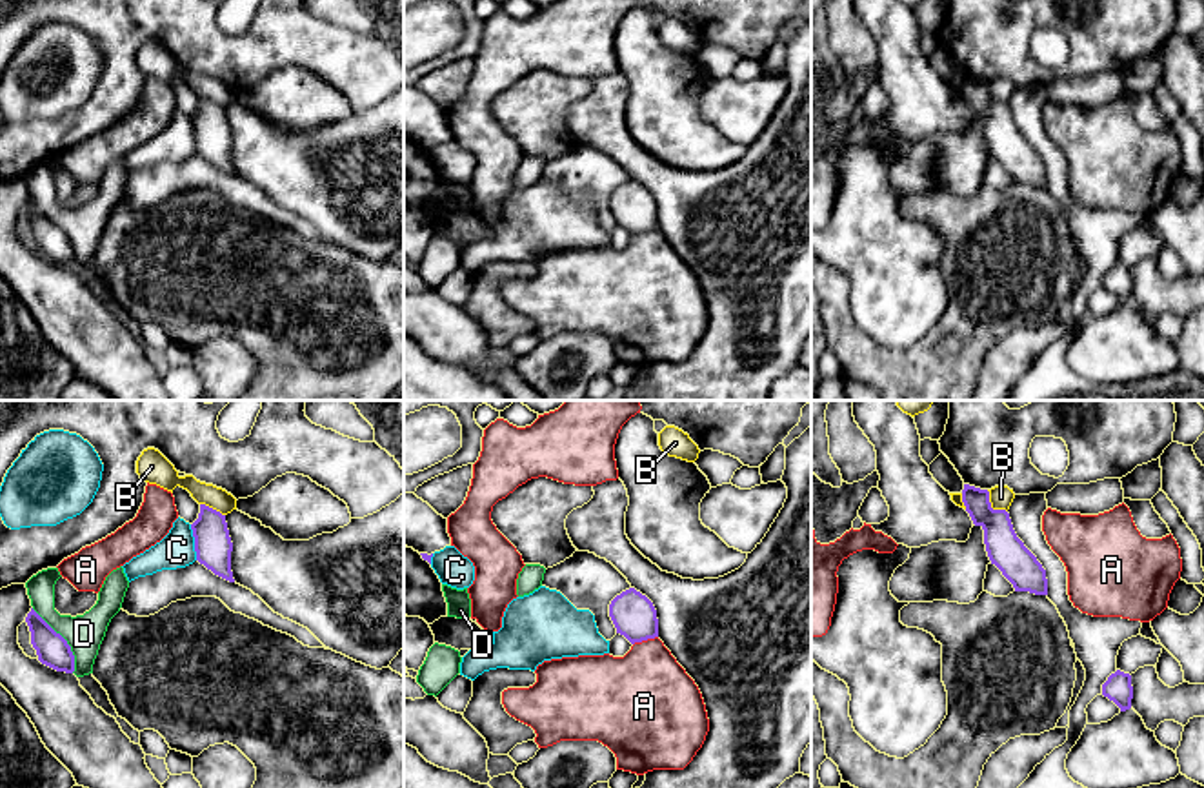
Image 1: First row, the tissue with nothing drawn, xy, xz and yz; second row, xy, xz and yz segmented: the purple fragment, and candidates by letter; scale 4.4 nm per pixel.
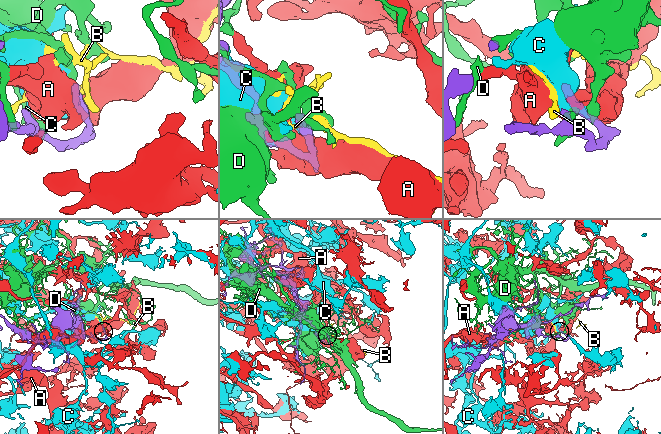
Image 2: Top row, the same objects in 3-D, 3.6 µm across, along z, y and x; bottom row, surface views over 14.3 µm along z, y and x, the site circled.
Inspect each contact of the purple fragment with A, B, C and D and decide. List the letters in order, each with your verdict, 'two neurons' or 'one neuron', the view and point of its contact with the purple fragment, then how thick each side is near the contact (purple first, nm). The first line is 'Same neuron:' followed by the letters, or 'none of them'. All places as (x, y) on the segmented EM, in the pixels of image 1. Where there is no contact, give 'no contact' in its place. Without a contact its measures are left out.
Same neuron: none of them
A: two neurons | xz (644, 639) | 190/400 nm
B: two neurons | yz (990, 506) | 160/110 nm
C: two neurons | xy (195, 543) | 170/160 nm
D: two neurons | xy (64, 639) | 140/170 nm

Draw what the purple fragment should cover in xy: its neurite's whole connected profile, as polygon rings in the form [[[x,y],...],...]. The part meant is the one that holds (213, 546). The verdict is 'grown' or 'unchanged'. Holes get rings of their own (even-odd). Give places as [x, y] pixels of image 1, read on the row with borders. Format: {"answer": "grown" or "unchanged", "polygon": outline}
{"answer": "unchanged", "polygon": [[[200,504],[198,519],[191,524],[195,537],[196,561],[215,575],[235,582],[231,571],[233,542],[229,537],[226,515]]]}

